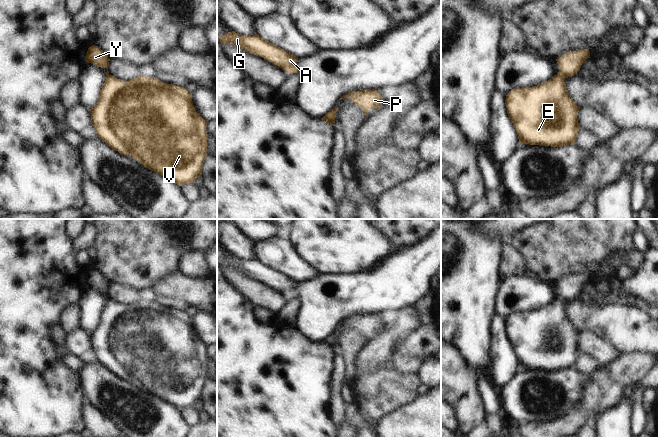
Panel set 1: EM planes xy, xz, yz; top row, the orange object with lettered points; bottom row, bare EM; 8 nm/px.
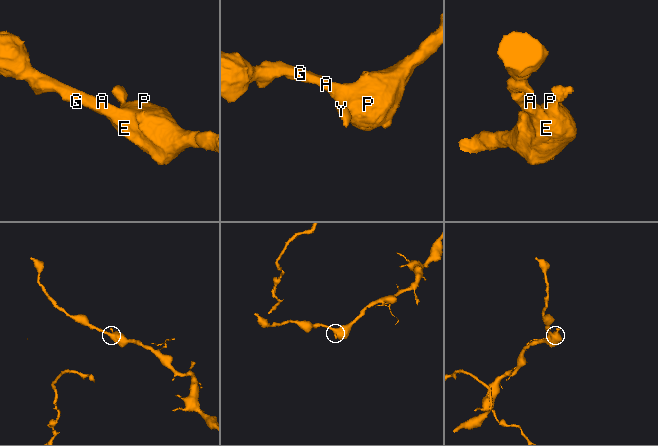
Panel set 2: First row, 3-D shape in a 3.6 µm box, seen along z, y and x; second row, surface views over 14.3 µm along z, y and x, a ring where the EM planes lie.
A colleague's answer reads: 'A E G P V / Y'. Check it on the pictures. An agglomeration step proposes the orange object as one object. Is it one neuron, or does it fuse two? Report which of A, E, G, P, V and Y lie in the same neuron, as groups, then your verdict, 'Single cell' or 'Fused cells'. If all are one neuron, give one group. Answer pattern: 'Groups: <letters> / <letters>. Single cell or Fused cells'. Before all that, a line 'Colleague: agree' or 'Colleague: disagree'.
Colleague: disagree
Groups: A E G P V Y. Single cell.

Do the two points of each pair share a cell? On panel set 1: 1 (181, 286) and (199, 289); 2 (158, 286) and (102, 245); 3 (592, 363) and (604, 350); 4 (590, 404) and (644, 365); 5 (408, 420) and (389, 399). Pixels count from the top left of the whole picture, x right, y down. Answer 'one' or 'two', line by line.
1: one
2: two
3: two
4: one
5: two

